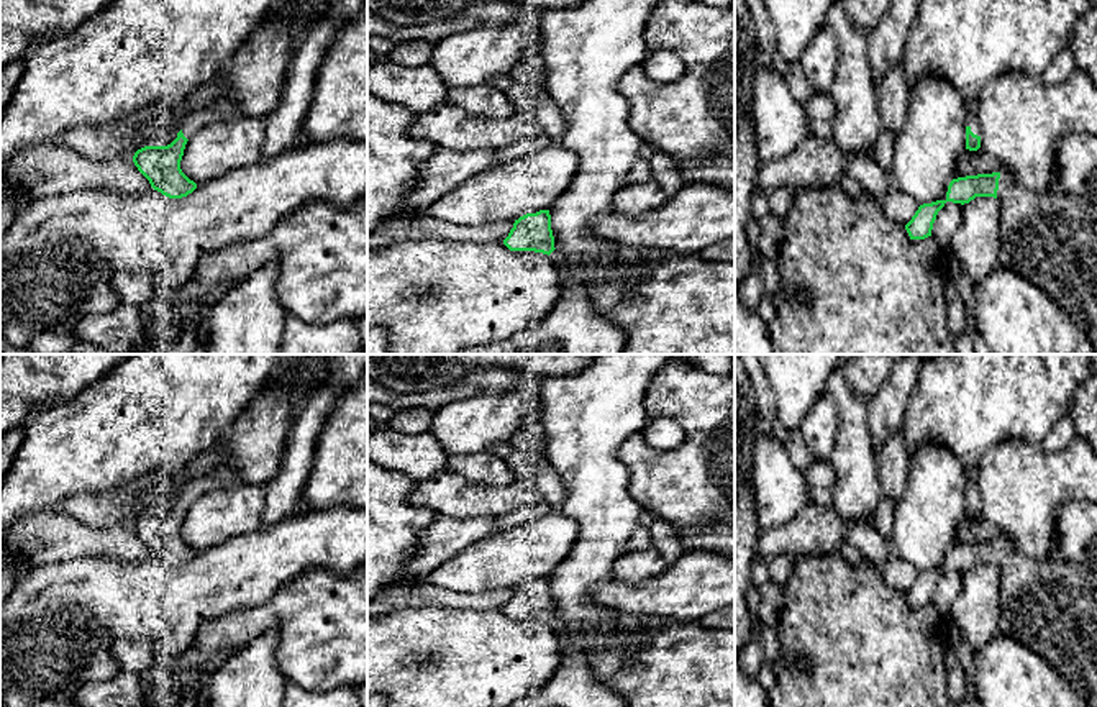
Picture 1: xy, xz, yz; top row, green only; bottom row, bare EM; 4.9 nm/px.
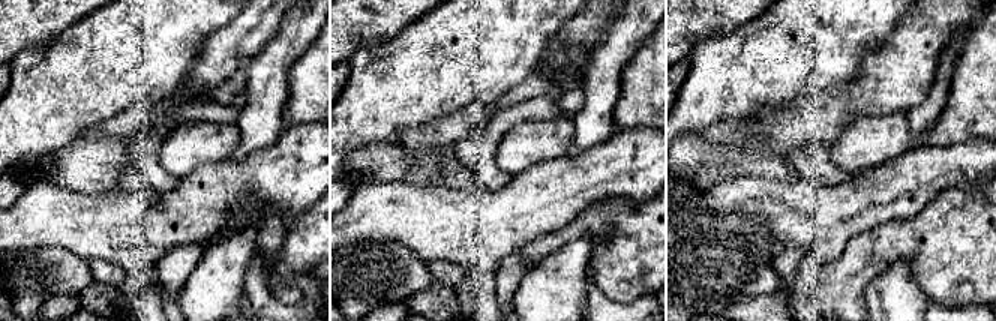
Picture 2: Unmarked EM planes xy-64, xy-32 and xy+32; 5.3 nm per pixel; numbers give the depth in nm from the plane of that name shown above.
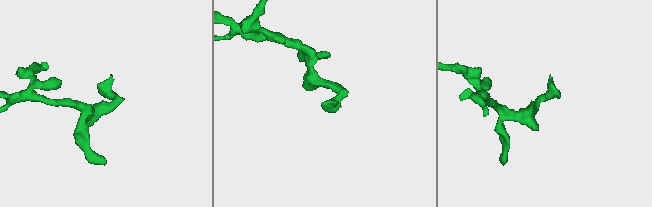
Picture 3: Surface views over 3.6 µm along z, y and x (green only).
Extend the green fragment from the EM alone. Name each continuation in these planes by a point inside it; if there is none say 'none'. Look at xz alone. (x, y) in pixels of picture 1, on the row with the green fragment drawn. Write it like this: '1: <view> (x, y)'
1: xz (668, 304)

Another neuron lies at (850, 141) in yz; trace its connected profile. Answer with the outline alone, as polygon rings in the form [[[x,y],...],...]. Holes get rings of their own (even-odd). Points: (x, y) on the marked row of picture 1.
[[[836,0],[826,23],[838,39],[836,80],[830,90],[836,113],[828,125],[835,144],[853,154],[872,151],[882,130],[877,108],[876,77],[869,64],[869,34],[849,18],[844,0]]]

